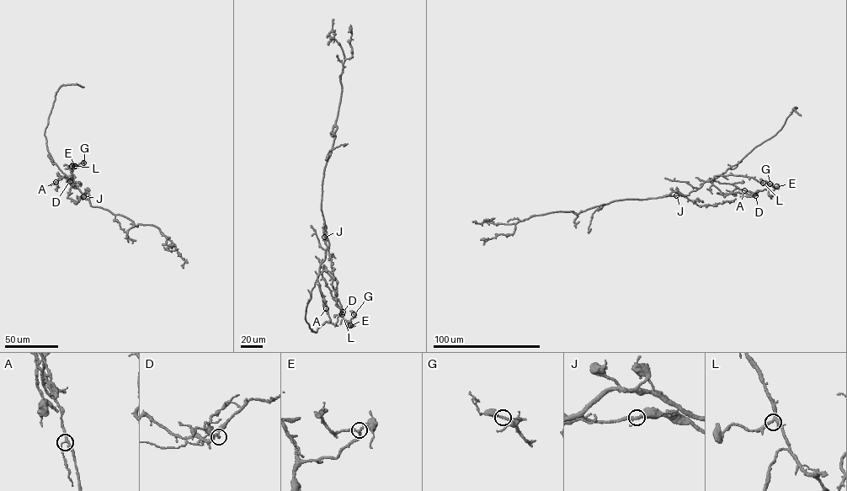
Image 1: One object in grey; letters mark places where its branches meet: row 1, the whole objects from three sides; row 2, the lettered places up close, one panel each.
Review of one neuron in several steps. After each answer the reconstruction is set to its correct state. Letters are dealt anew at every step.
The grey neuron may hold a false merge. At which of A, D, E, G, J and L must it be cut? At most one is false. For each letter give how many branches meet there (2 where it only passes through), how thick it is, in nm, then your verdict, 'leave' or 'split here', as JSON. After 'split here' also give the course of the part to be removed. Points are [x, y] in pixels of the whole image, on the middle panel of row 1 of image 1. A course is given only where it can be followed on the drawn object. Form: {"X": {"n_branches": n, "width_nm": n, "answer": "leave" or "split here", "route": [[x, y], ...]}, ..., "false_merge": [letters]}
{"A": {"n_branches": 3, "width_nm": 170, "answer": "leave"}, "D": {"n_branches": 3, "width_nm": 160, "answer": "split here", "route": [[343, 312], [335, 326]]}, "E": {"n_branches": 3, "width_nm": 190, "answer": "leave"}, "G": {"n_branches": 3, "width_nm": 170, "answer": "leave"}, "J": {"n_branches": 3, "width_nm": 240, "answer": "leave"}, "L": {"n_branches": 3, "width_nm": 240, "answer": "leave"}, "false_merge": ["D"]}

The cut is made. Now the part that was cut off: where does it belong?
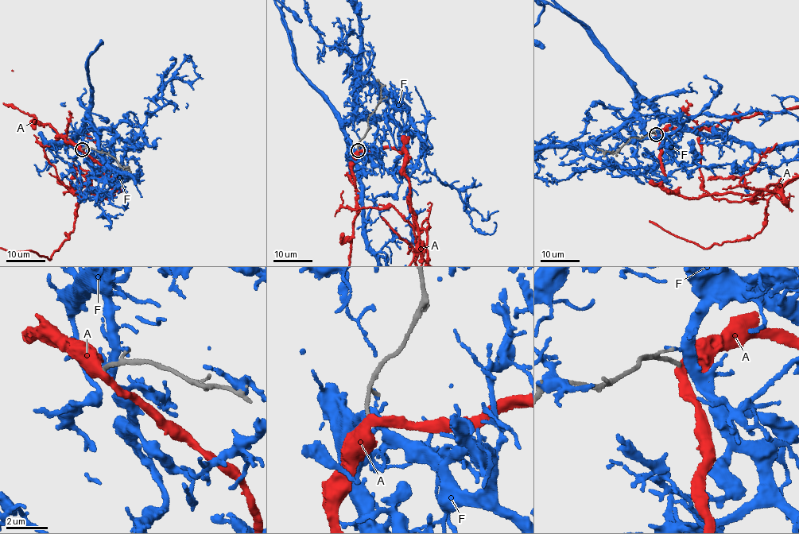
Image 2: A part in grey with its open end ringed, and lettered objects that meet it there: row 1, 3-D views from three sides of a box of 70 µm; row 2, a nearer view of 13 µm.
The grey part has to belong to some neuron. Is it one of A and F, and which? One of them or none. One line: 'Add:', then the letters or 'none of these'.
Add: none of these

